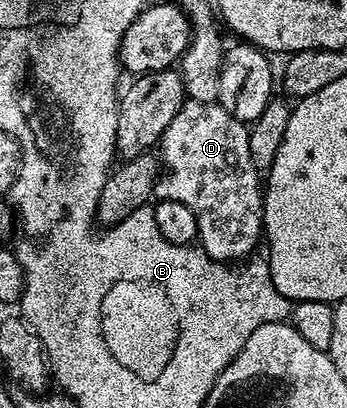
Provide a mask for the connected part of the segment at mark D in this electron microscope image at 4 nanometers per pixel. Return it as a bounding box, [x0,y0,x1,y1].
[155,100,262,264]

